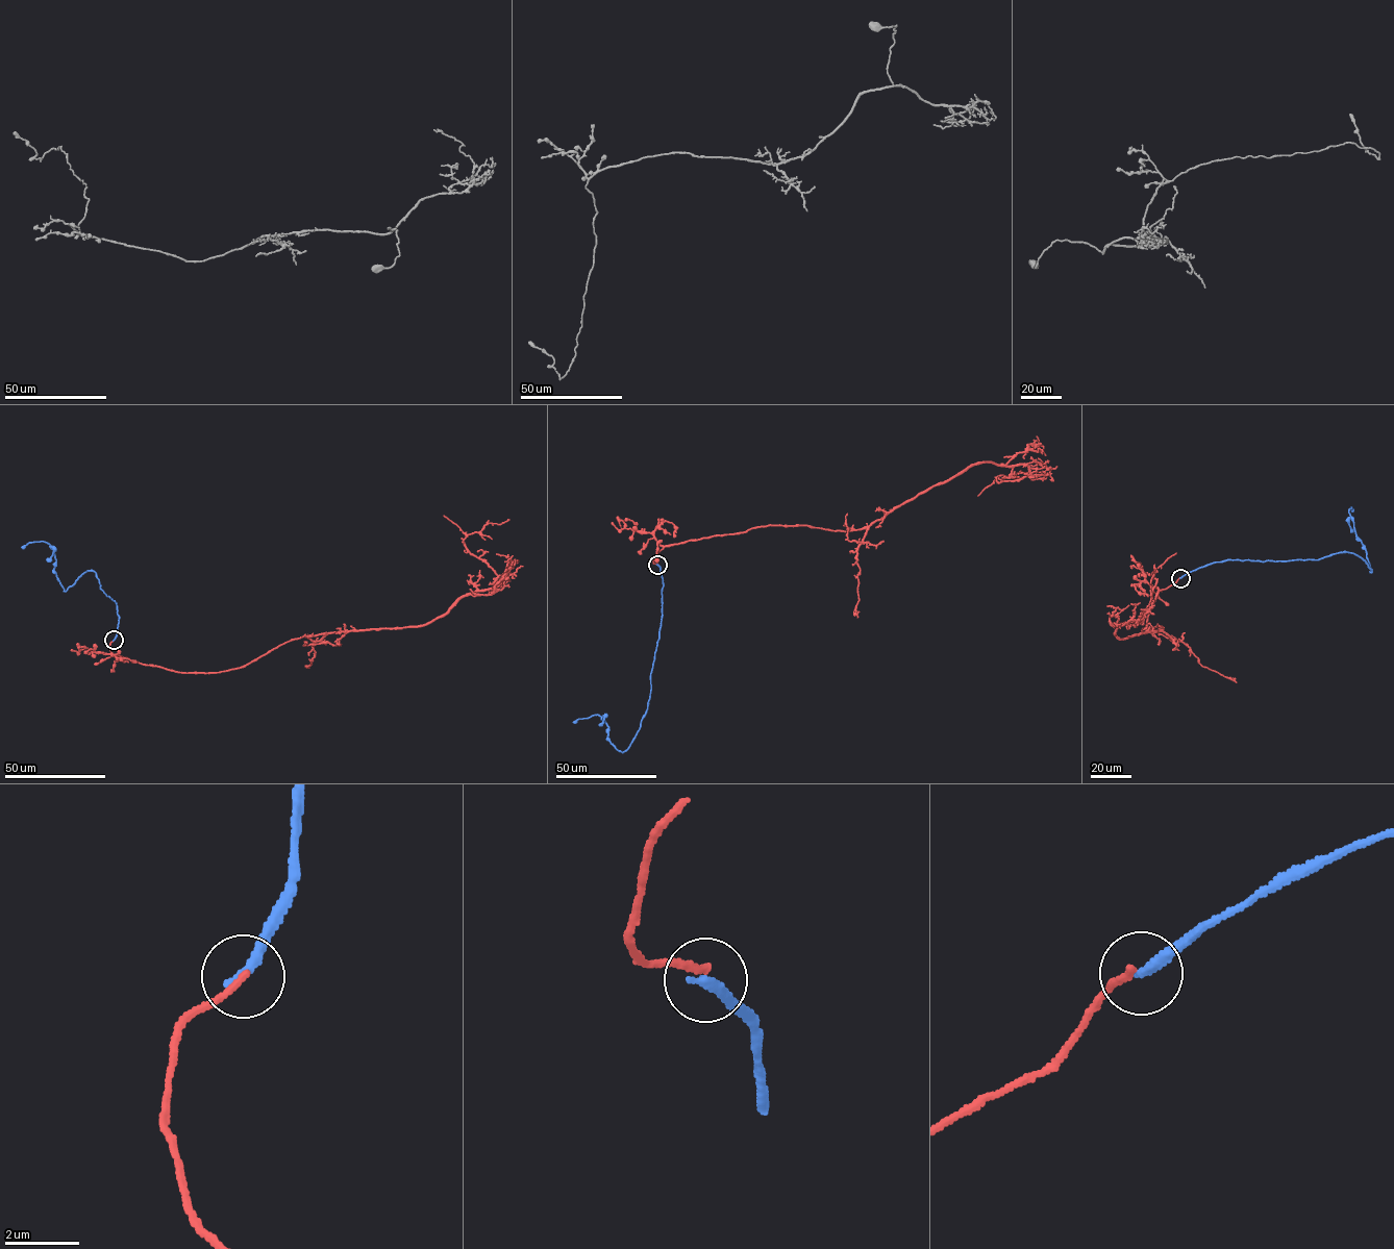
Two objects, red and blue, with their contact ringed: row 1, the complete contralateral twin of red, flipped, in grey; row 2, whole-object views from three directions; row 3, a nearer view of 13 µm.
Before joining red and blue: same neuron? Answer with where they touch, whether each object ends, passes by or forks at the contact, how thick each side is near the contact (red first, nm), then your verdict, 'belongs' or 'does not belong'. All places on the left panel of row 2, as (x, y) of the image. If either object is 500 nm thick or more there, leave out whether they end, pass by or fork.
at (114, 640); red ends there; blue ends there; 180 nm thick on the red side, 320 nm on the other; does not belong

